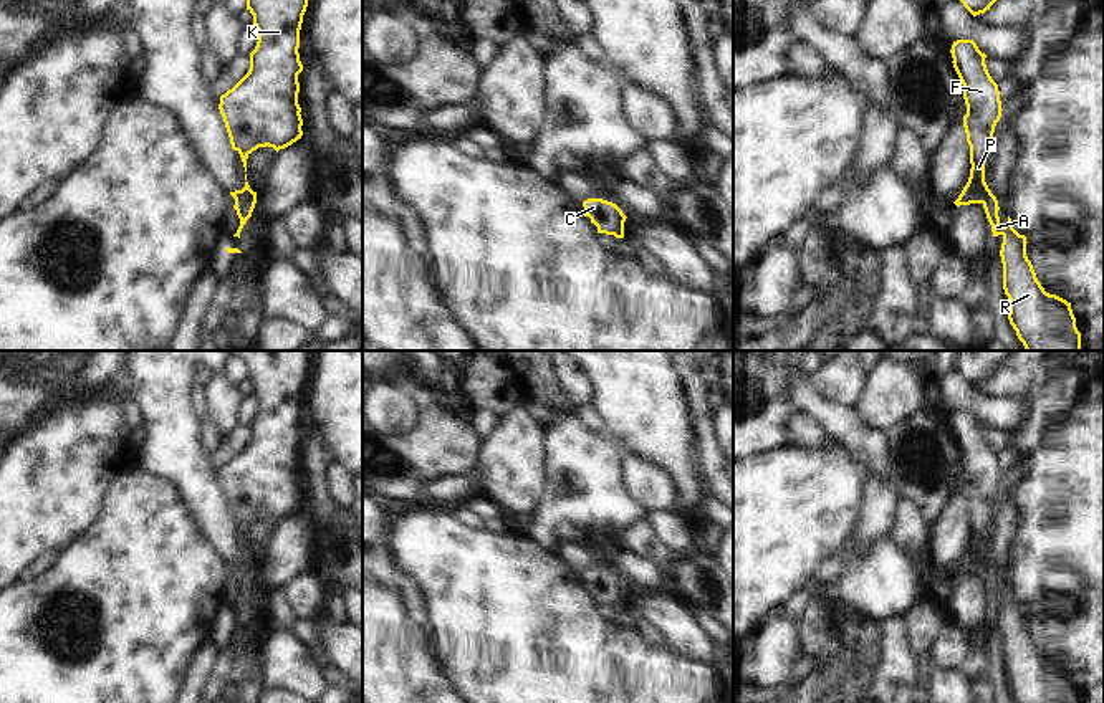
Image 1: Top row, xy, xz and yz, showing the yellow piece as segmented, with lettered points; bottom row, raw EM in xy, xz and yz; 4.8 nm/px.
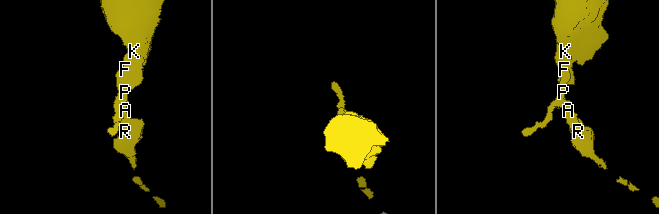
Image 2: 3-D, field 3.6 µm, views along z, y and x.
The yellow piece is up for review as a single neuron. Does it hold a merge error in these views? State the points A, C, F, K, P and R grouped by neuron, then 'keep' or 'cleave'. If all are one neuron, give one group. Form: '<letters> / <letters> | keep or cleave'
A R / C F K P | cleave

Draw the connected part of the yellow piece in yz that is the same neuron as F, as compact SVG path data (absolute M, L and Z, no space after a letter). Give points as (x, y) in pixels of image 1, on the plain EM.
M957 410L952 415L953 438L963 455L967 485L963 498L970 516L970 548L958 569L957 577L983 574L988 561L985 552L986 524L991 519L995 496L1001 488L998 455L991 450L985 428L973 410Z

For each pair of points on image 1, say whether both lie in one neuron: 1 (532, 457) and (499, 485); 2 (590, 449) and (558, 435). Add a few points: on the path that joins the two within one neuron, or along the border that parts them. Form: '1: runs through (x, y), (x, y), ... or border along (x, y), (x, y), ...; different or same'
1: runs through (523, 460), (507, 477); same
2: runs through (581, 449), (571, 449), (566, 444); same

